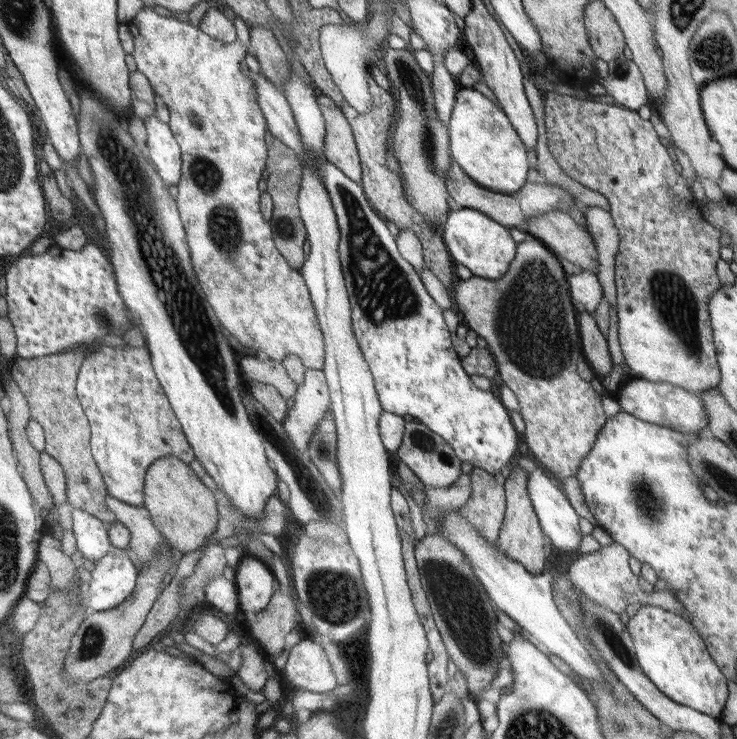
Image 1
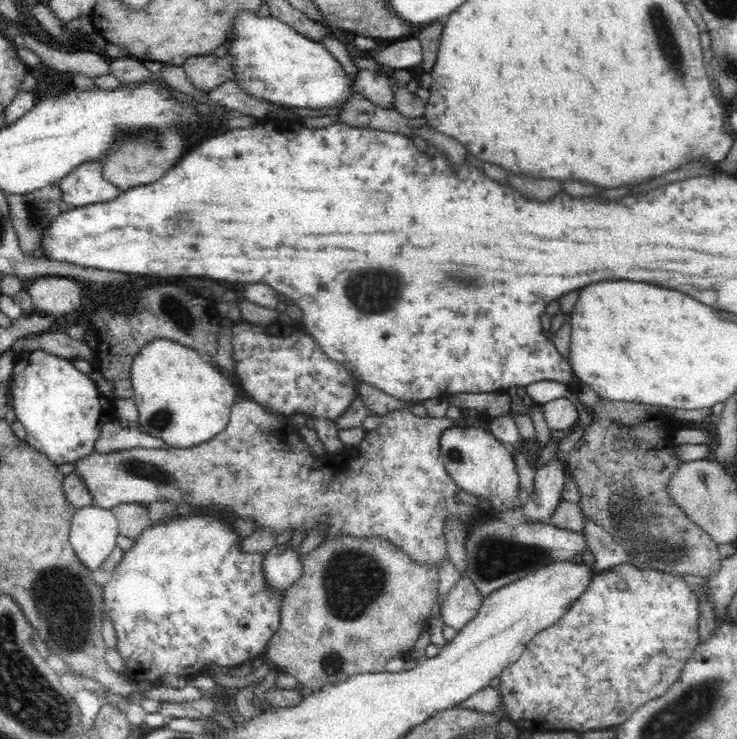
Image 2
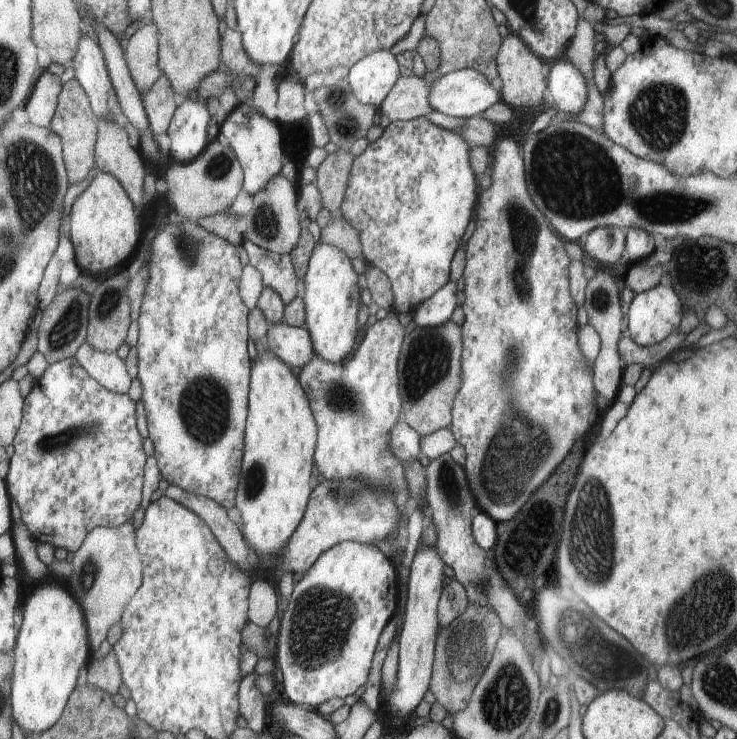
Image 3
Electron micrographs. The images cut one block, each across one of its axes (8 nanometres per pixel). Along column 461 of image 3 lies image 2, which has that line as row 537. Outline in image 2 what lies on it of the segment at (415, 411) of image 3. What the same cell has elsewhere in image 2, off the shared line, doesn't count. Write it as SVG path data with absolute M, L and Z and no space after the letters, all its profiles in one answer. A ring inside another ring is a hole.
M336 535L335 538L328 538L322 541L318 547L308 553L308 556L302 563L302 574L298 582L294 582L290 586L291 590L285 595L282 600L282 608L280 612L280 624L278 630L274 632L273 637L266 643L266 650L263 659L267 660L274 670L280 675L288 675L297 680L299 686L311 688L312 690L322 690L322 686L327 683L338 683L350 676L368 674L371 672L387 672L387 663L393 658L400 658L407 660L411 650L416 646L416 640L420 635L428 630L430 620L432 617L432 609L435 605L435 598L437 594L437 584L439 581L438 570L433 566L425 566L425 563L413 562L405 551L398 550L397 546L388 542L385 538L350 538L349 535Z

